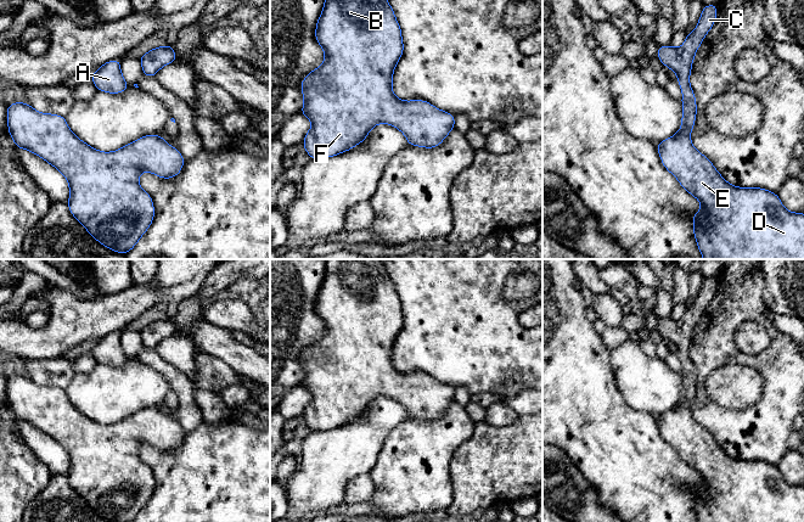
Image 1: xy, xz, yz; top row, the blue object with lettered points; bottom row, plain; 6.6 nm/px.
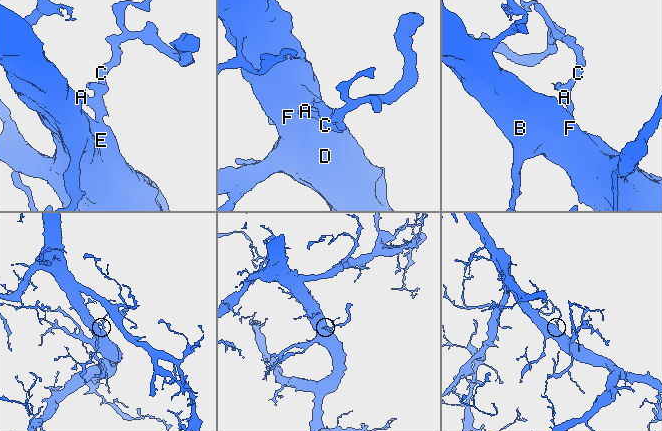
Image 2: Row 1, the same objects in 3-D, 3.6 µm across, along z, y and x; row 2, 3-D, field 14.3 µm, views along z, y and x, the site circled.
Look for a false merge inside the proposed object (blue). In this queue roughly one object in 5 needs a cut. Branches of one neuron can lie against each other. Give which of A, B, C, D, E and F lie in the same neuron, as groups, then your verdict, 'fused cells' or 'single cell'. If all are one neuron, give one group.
A B C D E F; single cell

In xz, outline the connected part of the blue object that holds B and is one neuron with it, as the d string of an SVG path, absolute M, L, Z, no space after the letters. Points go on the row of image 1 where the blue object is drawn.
M325 0L316 23L315 39L325 51L325 62L302 80L304 106L299 112L313 123L303 139L303 147L311 159L330 158L352 150L381 123L399 129L407 139L409 146L425 148L439 146L450 130L455 129L452 113L444 112L425 100L404 101L394 95L393 72L403 56L404 43L401 28L388 0Z

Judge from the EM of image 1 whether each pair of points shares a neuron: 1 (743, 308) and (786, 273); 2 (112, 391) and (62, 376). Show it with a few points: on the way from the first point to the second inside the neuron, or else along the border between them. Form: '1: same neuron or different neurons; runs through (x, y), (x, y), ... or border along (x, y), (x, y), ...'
1: different neurons; border along (762, 271), (764, 280), (763, 302), (770, 310)
2: different neurons; border along (76, 375), (65, 388)

